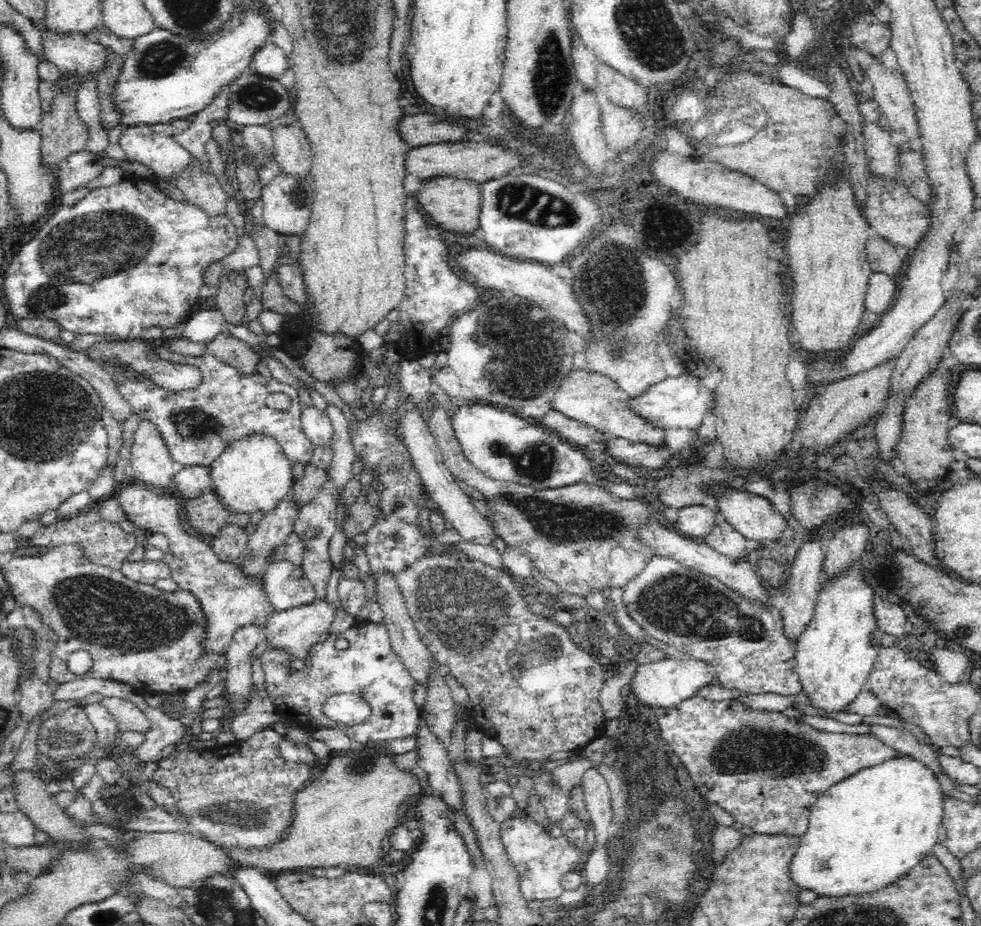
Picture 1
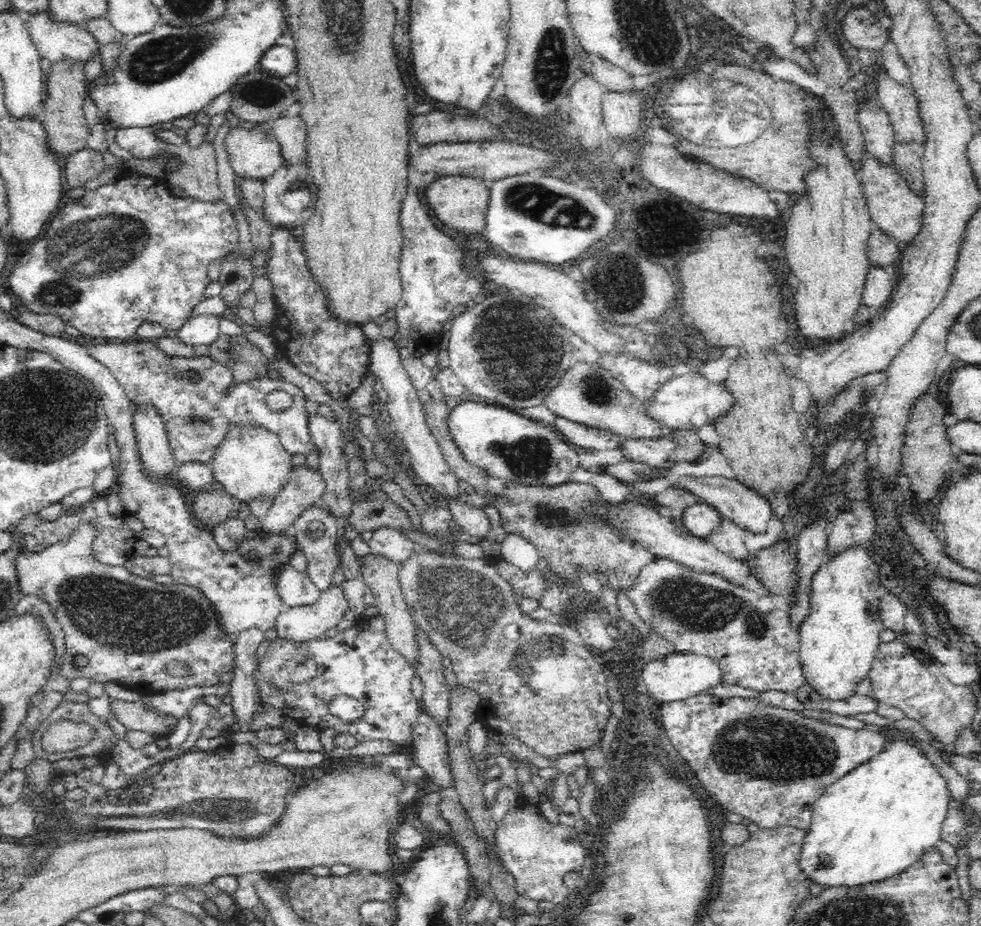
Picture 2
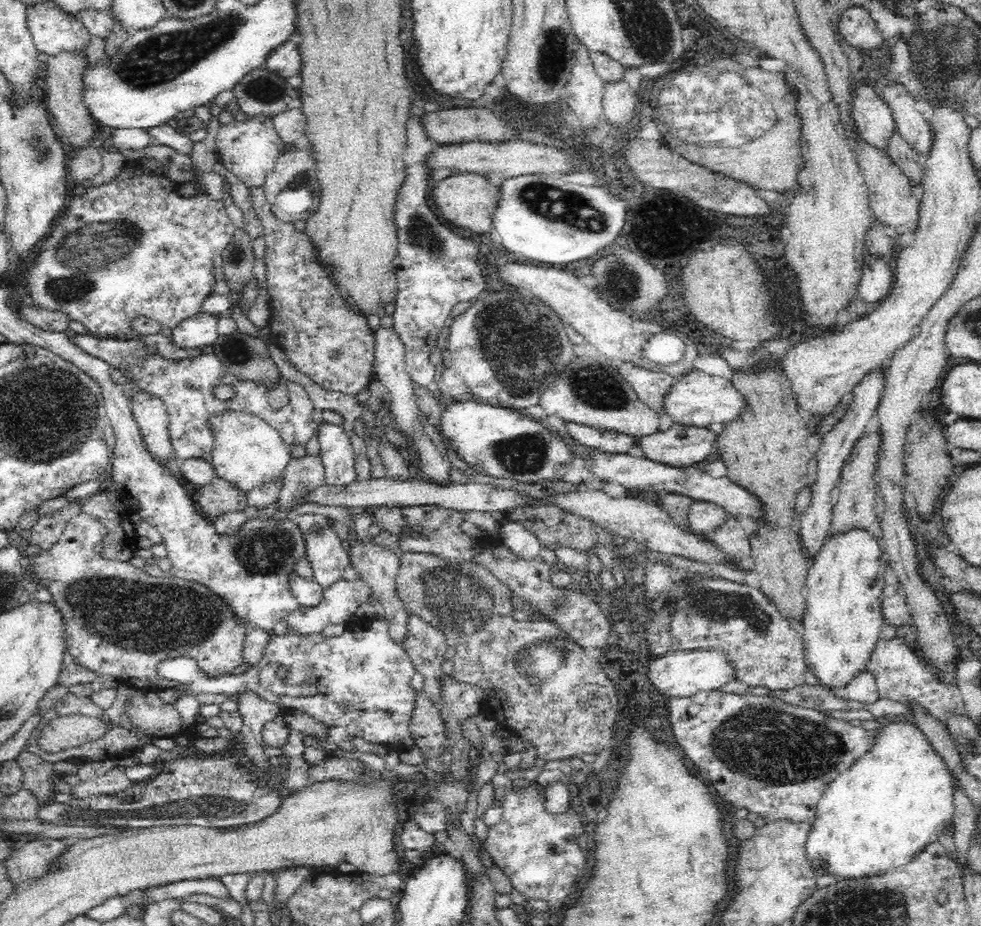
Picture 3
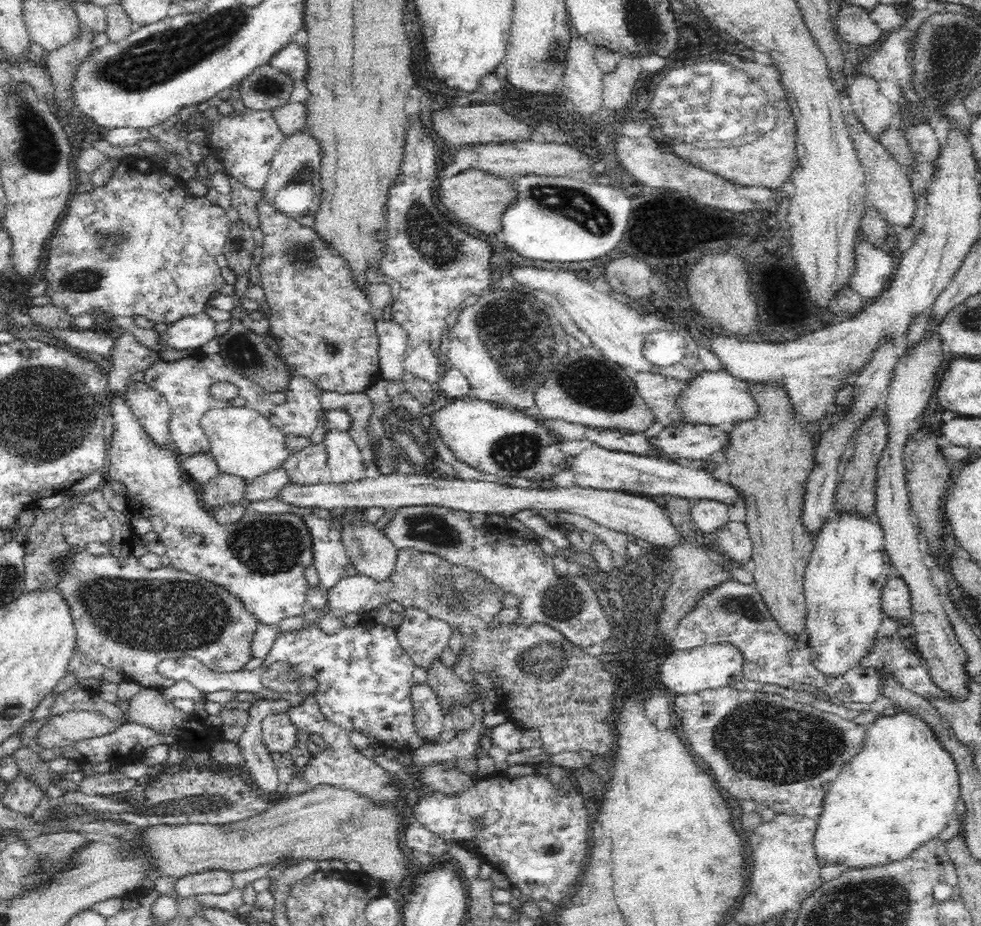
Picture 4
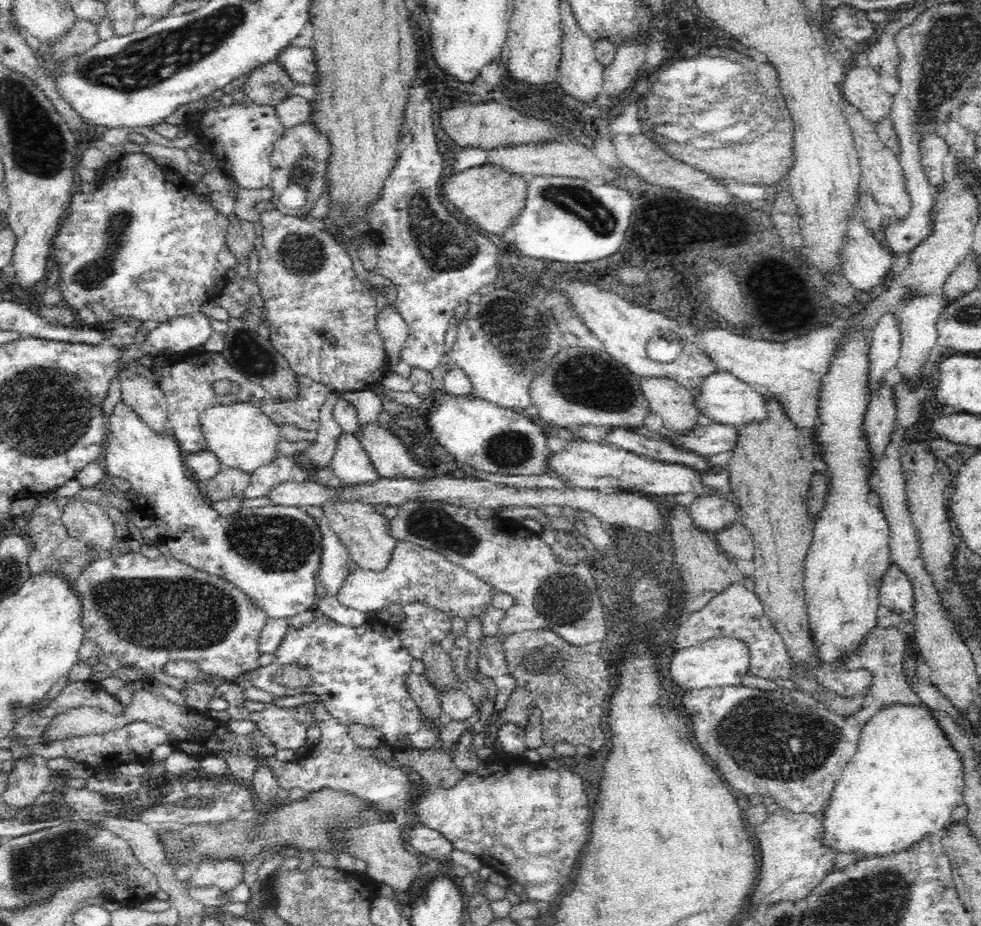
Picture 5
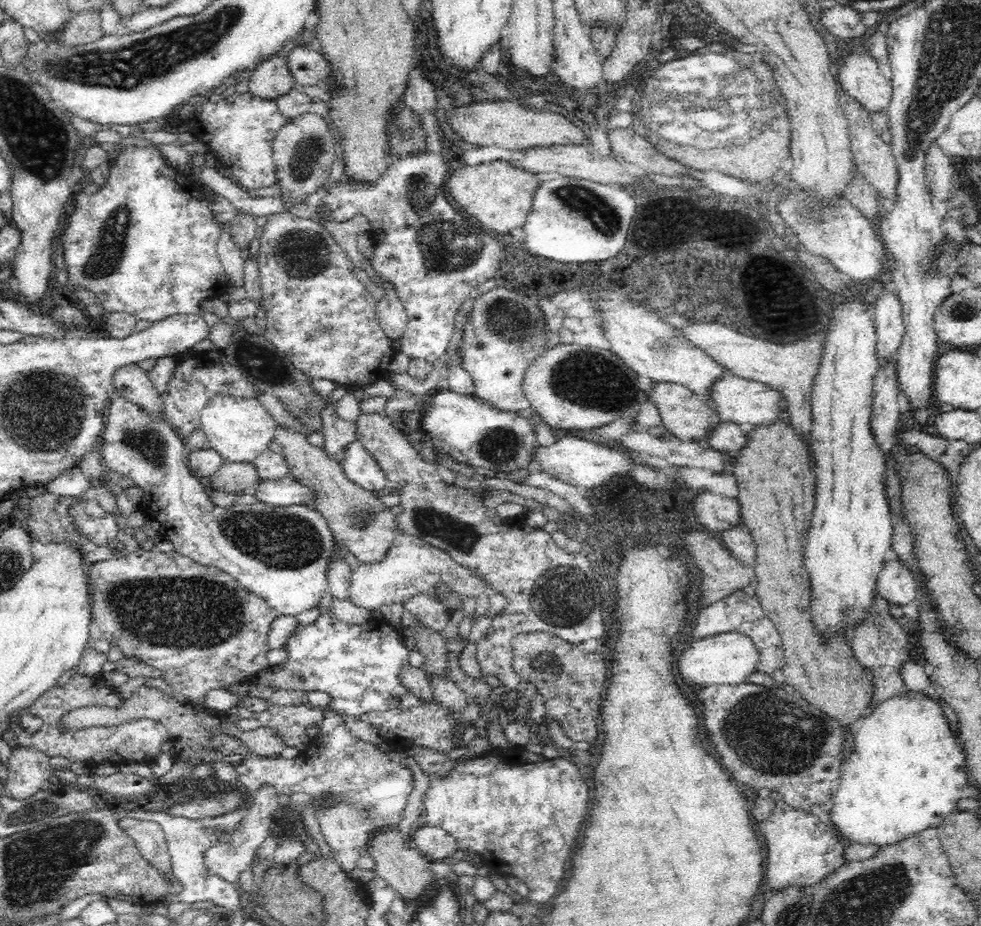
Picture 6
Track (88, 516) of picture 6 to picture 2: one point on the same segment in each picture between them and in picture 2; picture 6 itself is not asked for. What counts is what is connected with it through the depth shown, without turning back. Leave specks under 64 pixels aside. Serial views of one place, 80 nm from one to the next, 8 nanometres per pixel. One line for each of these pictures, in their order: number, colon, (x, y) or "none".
2: (129, 627)
3: (121, 622)
4: (128, 617)
5: (88, 521)

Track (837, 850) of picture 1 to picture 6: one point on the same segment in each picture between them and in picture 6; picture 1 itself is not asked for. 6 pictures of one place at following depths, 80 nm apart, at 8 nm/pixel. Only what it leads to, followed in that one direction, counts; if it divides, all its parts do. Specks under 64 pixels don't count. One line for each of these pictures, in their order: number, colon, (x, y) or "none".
2: (875, 821)
3: (898, 797)
4: (901, 788)
5: (905, 778)
6: (907, 769)

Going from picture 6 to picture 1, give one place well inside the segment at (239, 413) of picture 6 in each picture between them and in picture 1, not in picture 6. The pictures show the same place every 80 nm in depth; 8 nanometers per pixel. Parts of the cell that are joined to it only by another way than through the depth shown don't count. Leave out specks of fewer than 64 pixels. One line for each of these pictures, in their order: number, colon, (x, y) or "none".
1: (251, 473)
2: (250, 461)
3: (246, 450)
4: (243, 442)
5: (240, 434)

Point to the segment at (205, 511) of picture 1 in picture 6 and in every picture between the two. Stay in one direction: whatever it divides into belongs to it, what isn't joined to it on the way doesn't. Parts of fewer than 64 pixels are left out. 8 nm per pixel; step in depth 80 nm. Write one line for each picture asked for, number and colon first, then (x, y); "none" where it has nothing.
2: (212, 504)
3: (219, 495)
4: (225, 488)
5: (230, 481)
6: (232, 476)

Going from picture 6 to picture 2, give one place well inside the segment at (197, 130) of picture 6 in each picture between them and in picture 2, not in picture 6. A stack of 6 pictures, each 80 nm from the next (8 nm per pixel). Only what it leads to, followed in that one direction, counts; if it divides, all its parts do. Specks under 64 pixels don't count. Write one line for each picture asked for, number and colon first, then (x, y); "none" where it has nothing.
2: (254, 152)
3: (249, 148)
4: (245, 141)
5: (242, 134)

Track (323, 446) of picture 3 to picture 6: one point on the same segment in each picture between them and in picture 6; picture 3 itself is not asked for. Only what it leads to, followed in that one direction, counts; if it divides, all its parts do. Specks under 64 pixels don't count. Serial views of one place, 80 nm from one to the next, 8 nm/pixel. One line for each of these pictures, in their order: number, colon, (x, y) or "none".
4: (347, 463)
5: (351, 463)
6: (361, 468)

